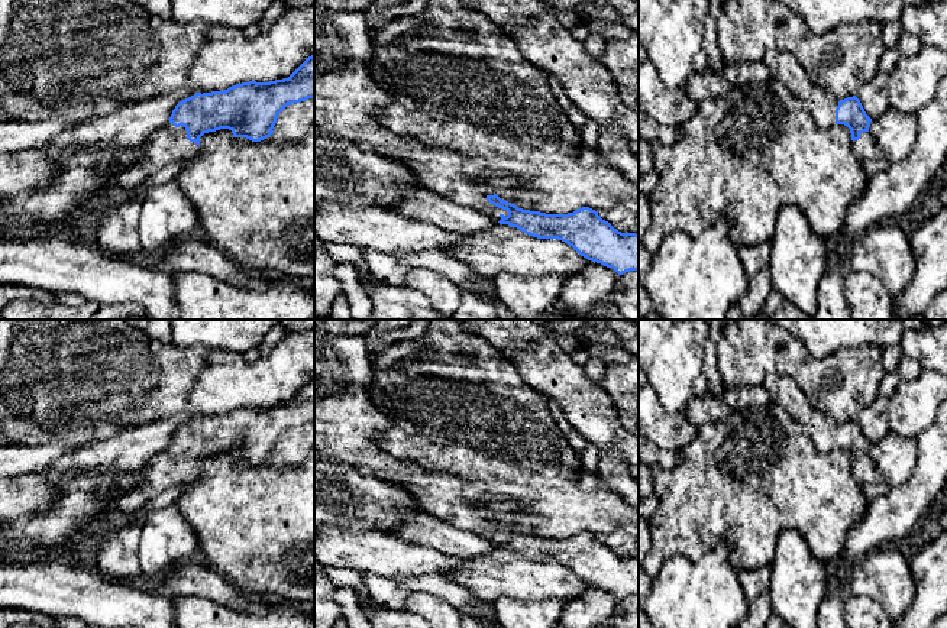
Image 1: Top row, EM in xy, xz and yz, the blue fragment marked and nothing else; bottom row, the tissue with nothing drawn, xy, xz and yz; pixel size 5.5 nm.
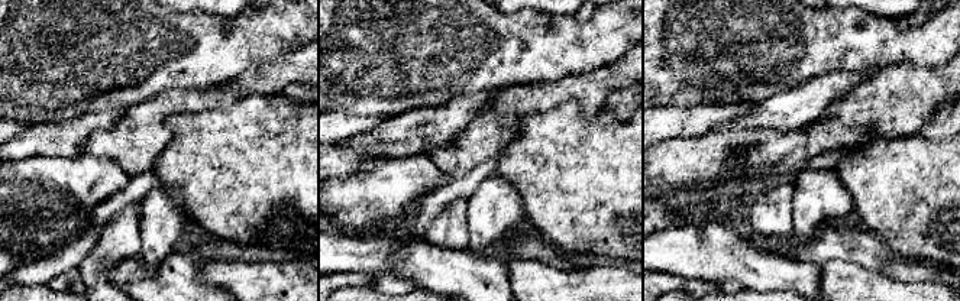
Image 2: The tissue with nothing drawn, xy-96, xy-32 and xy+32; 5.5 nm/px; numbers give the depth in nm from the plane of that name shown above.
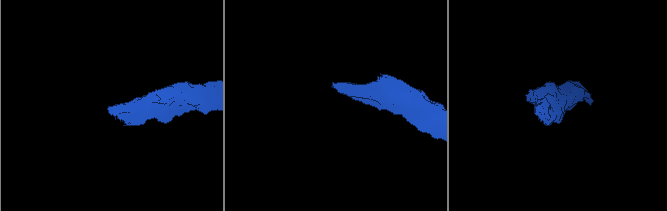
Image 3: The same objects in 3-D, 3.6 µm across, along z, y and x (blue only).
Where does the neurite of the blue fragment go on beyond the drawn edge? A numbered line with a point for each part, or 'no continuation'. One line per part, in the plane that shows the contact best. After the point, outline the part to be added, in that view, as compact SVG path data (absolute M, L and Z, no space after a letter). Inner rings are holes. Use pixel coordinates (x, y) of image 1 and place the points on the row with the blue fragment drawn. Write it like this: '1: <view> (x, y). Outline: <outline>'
1: xz (346, 99). Outline: M314 0L314 124L353 142L363 152L398 161L416 174L417 184L426 191L489 216L495 223L501 220L501 214L507 217L508 211L495 207L487 197L515 188L518 182L513 177L474 181L463 174L463 164L468 159L463 153L427 146L379 123L376 111L391 101L391 94L384 91L369 72L372 55L371 35L362 10L336 12L329 9L324 0Z

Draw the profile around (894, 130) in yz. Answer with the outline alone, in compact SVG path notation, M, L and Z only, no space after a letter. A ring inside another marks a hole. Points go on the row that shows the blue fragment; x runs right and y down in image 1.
M889 106L879 117L872 119L869 132L882 156L893 165L912 153L918 136L918 114Z

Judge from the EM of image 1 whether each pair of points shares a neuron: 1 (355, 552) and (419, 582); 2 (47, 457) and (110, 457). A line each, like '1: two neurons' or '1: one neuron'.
1: two neurons
2: two neurons

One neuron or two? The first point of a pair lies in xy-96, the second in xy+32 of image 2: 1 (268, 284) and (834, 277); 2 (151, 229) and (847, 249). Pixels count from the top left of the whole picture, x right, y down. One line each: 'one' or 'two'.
1: one
2: two

